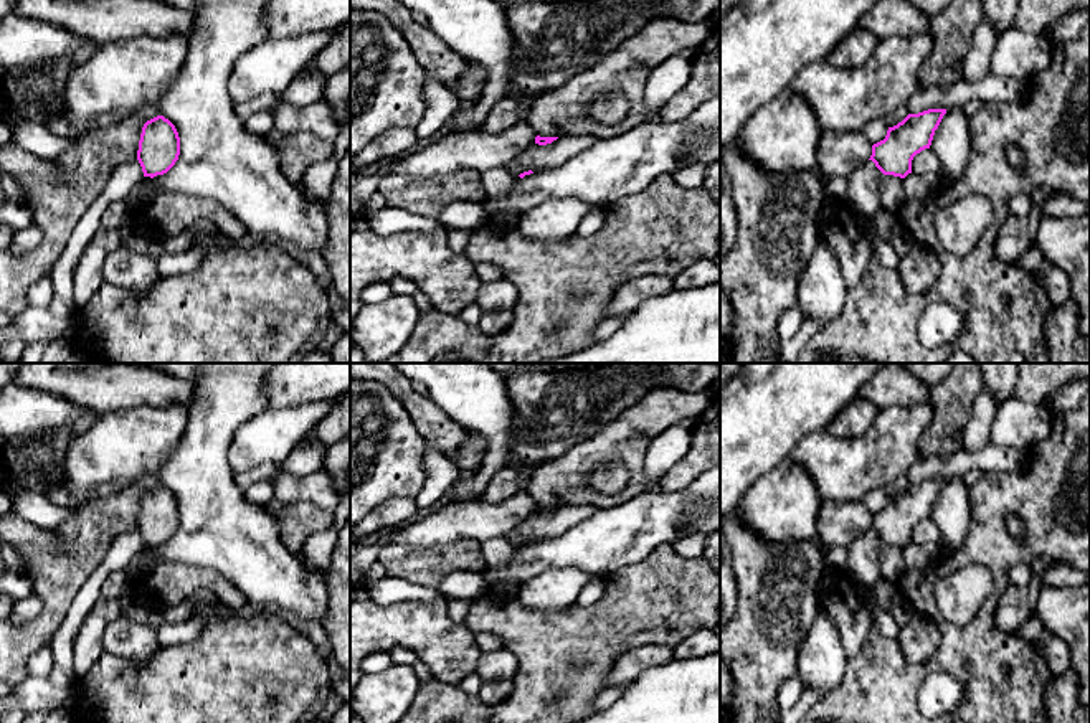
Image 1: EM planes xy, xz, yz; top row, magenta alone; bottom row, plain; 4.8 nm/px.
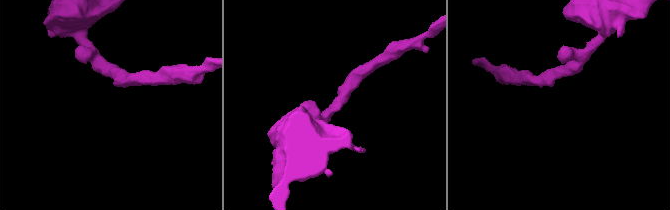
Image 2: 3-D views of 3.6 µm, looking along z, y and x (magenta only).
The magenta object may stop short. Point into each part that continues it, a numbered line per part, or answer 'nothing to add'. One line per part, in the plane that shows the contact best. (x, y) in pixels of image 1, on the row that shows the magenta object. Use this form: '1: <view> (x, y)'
nothing to add

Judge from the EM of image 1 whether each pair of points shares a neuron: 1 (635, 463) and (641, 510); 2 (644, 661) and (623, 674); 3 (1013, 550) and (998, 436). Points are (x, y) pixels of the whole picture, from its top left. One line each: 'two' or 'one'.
1: two
2: one
3: two

